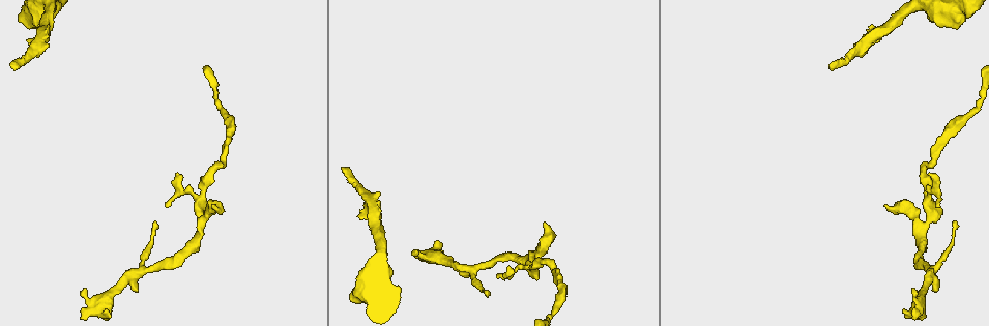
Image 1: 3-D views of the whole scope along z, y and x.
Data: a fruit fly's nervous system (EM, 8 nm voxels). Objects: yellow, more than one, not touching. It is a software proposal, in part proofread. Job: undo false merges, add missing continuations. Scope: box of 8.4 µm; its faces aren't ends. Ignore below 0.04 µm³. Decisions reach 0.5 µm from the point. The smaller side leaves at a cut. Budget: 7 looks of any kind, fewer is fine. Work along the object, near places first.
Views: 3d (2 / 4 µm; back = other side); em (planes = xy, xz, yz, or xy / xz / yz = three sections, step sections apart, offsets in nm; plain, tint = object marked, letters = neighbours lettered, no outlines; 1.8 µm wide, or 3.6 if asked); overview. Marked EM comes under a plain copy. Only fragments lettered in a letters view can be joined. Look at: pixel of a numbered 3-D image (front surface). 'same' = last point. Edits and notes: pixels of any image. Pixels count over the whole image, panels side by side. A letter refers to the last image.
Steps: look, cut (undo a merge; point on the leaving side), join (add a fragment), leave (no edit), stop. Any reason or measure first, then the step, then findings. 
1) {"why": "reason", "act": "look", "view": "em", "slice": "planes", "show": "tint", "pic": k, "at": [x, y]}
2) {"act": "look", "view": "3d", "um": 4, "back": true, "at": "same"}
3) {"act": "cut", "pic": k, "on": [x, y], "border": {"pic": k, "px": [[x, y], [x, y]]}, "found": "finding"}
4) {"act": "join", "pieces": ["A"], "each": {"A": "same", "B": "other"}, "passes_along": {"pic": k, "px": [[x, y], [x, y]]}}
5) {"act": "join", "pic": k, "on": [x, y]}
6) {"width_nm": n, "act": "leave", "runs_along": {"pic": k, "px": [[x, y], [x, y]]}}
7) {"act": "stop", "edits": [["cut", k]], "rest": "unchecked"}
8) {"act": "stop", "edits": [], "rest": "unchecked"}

{"why": "tapers out", "act": "look", "view": "em", "slice": "xy", "step": 4, "show": "letters", "pic": 1, "at": [957, 222]}

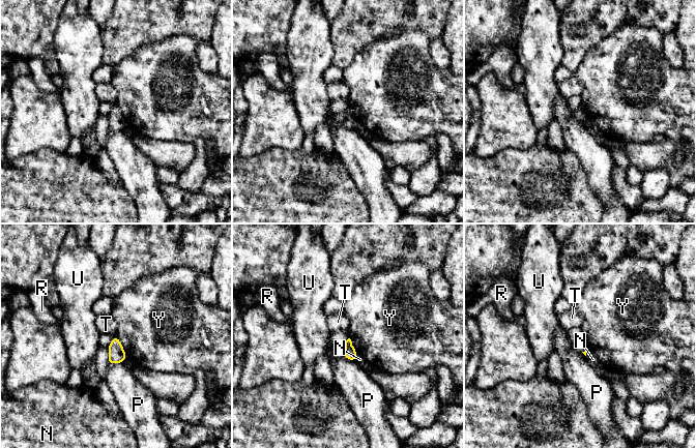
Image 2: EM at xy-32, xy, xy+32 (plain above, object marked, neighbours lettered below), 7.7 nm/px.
{"act": "look", "view": "em", "slice": "planes", "show": "letters", "at": "same"}

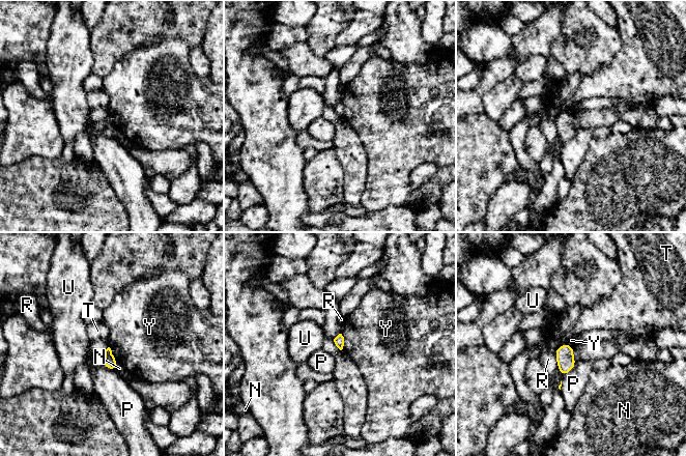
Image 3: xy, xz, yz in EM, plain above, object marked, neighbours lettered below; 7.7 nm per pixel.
{"act": "leave", "each": {"N": "other", "P": "other", "R": "other", "T": "other", "U": "other", "Y": "other"}, "border": {"pic": 3, "px": [[109, 346], [118, 365]]}, "found": "none of them fits"}

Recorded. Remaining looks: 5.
{"why": "an open end", "act": "look", "view": "em", "slice": "xz", "step": 16, "show": "letters", "pic": 1, "at": [885, 205]}

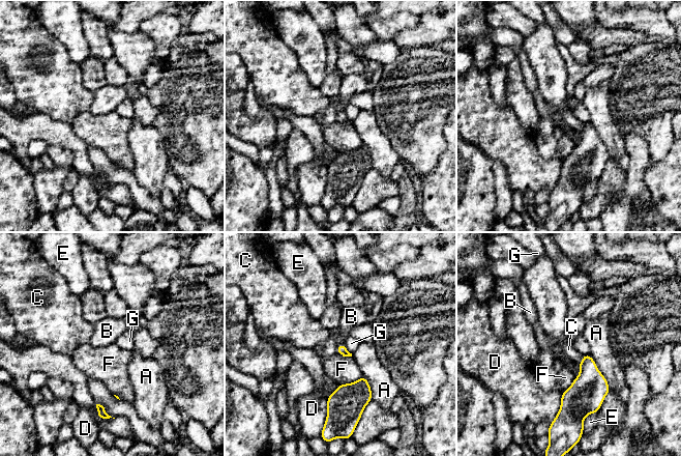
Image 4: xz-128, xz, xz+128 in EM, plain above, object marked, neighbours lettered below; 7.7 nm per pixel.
{"why": "another direction", "act": "look", "view": "em", "slice": "planes", "show": "letters", "at": "same"}

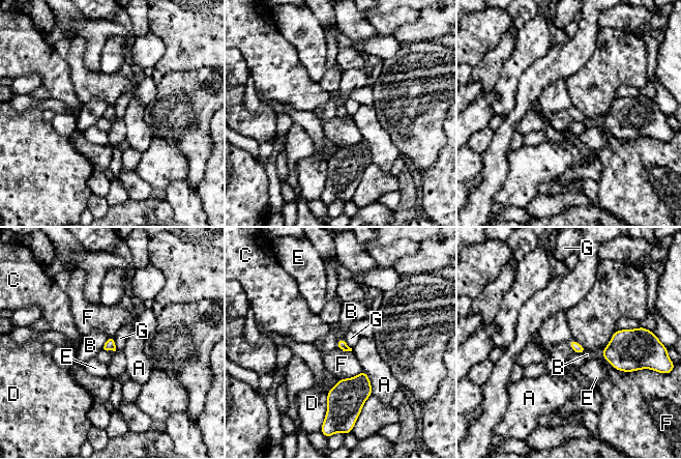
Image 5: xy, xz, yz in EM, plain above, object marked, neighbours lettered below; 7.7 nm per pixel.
{"act": "leave", "each": {"A": "other", "B": "other", "C": "other", "D": "other", "E": "other", "F": "other", "G": "other"}, "border": {"pic": 5, "px": [[109, 339], [102, 348]]}, "found": "no lettered fragment goes on from it"}

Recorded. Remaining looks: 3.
{"why": "branch stops here", "act": "look", "view": "3d", "um": 4, "pic": 1, "at": [960, 19]}

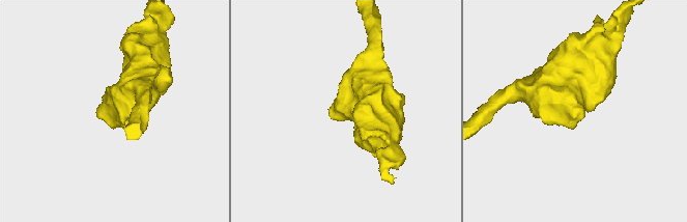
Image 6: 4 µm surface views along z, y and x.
{"why": "shape alone is not enough", "act": "look", "view": "em", "slice": "planes", "show": "letters", "pic": 6, "at": [329, 111]}

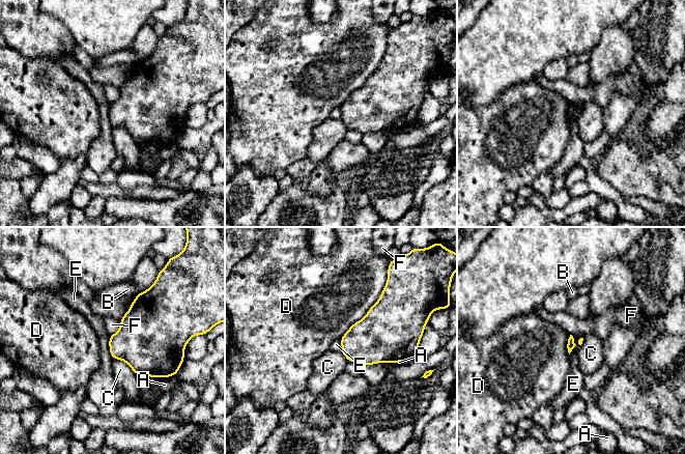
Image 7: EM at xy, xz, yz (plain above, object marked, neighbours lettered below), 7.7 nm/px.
{"act": "leave", "each": {"A": "other", "B": "other", "C": "other", "D": "other", "E": "other", "F": "other"}, "border": {"pic": 7, "px": [[581, 337], [569, 355]]}, "found": "none of them fits"}

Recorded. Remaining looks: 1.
{"act": "stop", "edits": [], "rest": "unchecked"}

